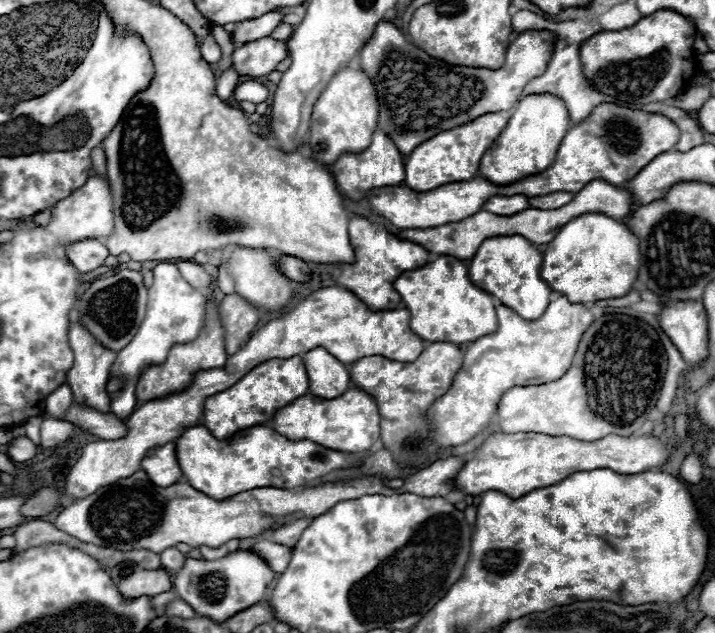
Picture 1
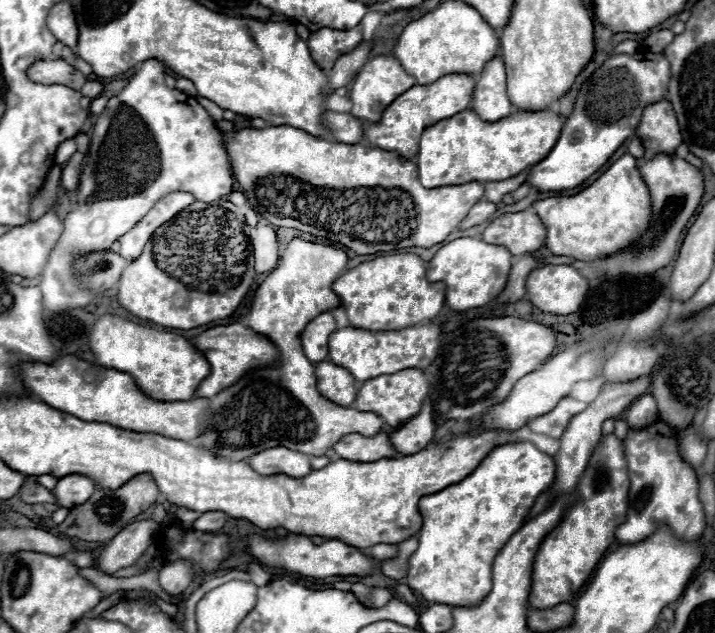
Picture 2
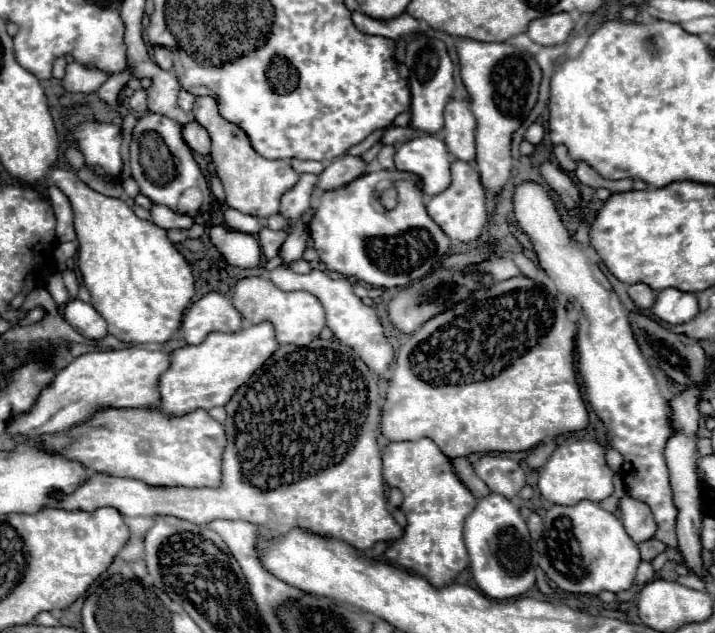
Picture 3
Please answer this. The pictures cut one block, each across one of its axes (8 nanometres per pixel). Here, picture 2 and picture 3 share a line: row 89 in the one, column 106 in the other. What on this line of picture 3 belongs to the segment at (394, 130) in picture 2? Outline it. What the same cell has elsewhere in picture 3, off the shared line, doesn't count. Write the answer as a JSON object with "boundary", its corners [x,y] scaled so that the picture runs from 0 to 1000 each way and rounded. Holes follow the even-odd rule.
{"boundary":[[[213,645],[140,648],[131,660],[98,682],[50,692],[64,708],[115,730],[126,746],[193,755],[210,768],[294,771],[310,761],[310,717],[316,705],[313,673],[288,648],[243,660]]]}

